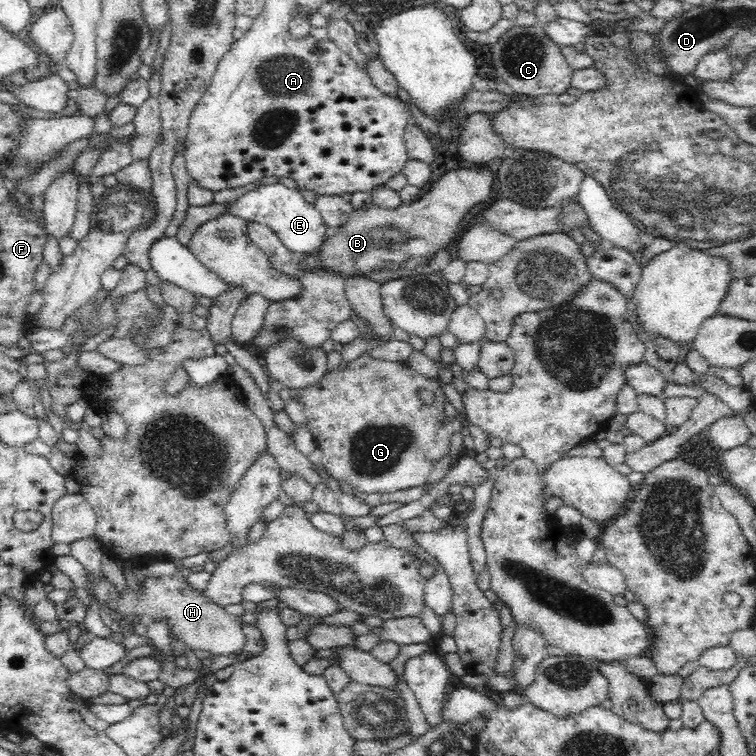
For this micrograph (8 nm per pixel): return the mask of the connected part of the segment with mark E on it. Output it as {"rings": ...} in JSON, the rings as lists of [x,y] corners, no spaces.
{"rings":[[[266,183],[250,189],[230,203],[225,211],[226,214],[239,216],[246,222],[256,221],[264,224],[266,228],[272,229],[282,244],[297,256],[316,253],[330,232],[318,210],[300,195],[300,190],[288,188],[281,183]]]}

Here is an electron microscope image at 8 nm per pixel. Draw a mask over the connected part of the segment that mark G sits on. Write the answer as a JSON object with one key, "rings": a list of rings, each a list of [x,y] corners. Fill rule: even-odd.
{"rings":[[[369,353],[358,356],[358,358],[351,360],[347,365],[340,366],[332,372],[326,371],[323,374],[322,380],[319,380],[316,384],[304,387],[303,389],[298,389],[298,392],[298,395],[302,399],[306,422],[308,422],[308,429],[314,436],[321,451],[322,466],[326,468],[328,474],[330,474],[330,476],[332,476],[338,483],[345,482],[354,490],[358,490],[362,493],[394,493],[398,490],[424,486],[424,484],[428,482],[428,477],[432,470],[434,470],[434,462],[442,460],[442,458],[450,452],[450,437],[453,436],[453,434],[460,434],[461,429],[463,428],[459,421],[452,418],[445,418],[444,402],[446,401],[446,397],[435,379],[428,379],[423,375],[416,373],[416,371],[406,363],[375,359],[372,358]],[[418,388],[431,390],[435,395],[434,402],[429,405],[423,404],[416,394]]]}

